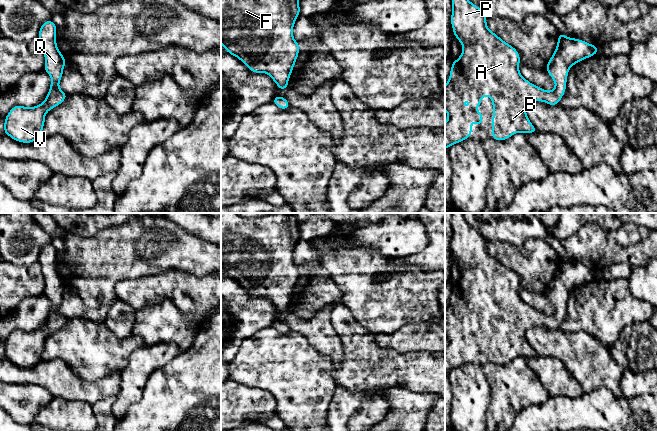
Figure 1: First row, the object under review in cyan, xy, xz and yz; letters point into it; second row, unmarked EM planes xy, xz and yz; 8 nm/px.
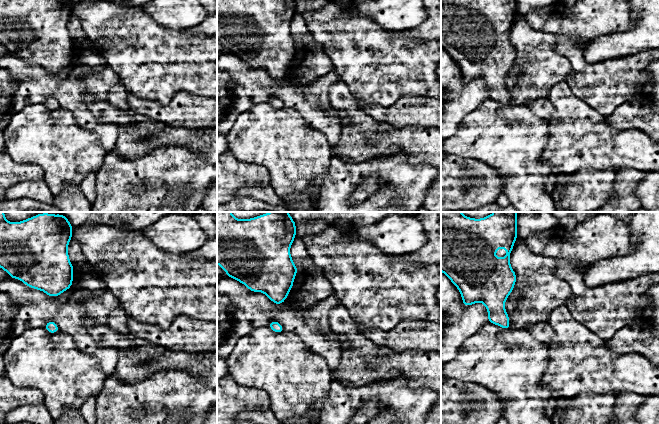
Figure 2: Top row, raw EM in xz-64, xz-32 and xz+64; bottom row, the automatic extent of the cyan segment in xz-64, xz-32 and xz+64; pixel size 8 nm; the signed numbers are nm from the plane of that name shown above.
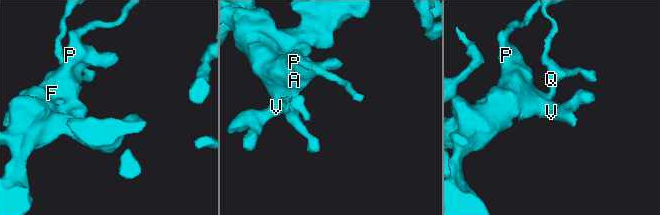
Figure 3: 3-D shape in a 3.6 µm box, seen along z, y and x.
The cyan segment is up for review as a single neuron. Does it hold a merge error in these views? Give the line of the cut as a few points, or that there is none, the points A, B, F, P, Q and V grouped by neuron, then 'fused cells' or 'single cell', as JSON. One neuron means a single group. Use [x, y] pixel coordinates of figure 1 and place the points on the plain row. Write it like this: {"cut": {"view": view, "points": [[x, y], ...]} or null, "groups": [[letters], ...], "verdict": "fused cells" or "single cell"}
{"cut": null, "groups": [["A", "B", "F", "P", "Q", "V"]], "verdict": "single cell"}

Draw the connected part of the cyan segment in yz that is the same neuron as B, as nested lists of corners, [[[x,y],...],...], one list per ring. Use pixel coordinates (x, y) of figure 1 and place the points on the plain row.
[[[452,213],[452,239],[451,249],[454,260],[460,265],[463,276],[460,281],[452,286],[448,307],[445,309],[445,335],[448,344],[445,346],[445,373],[451,369],[462,366],[472,359],[472,345],[475,344],[478,350],[482,350],[483,337],[475,334],[481,329],[483,320],[490,320],[494,337],[492,339],[492,363],[502,365],[512,359],[523,356],[525,358],[535,357],[538,354],[532,349],[526,339],[526,332],[535,325],[542,325],[549,329],[559,328],[566,315],[566,306],[569,293],[576,287],[590,282],[599,276],[599,272],[583,264],[566,261],[558,257],[556,273],[547,287],[545,294],[555,306],[555,313],[546,315],[522,301],[519,295],[520,278],[510,268],[504,266],[495,256],[491,256],[486,248],[487,240],[475,228],[471,227],[465,219],[464,213]]]

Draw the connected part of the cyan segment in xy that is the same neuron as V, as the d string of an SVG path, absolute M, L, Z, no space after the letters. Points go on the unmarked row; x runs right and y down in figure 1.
M52 244L45 245L39 254L38 262L45 280L44 294L51 301L49 317L43 327L34 331L14 330L4 345L4 358L21 367L32 367L42 362L45 339L60 329L68 320L59 312L66 284L56 268L57 251Z

